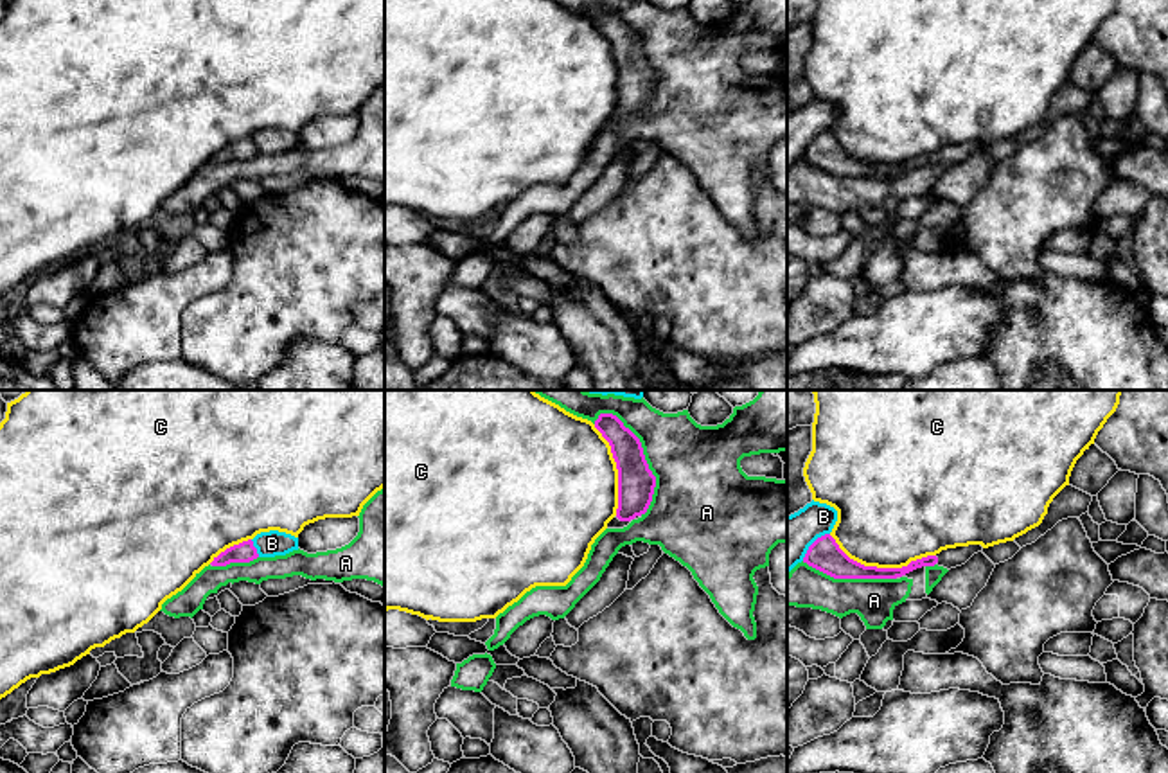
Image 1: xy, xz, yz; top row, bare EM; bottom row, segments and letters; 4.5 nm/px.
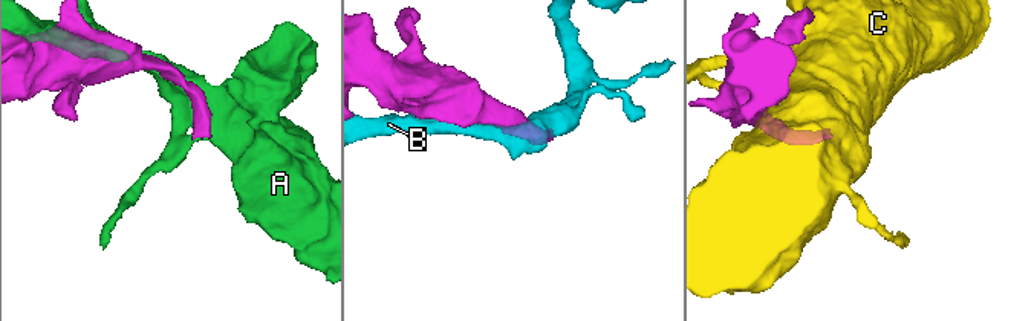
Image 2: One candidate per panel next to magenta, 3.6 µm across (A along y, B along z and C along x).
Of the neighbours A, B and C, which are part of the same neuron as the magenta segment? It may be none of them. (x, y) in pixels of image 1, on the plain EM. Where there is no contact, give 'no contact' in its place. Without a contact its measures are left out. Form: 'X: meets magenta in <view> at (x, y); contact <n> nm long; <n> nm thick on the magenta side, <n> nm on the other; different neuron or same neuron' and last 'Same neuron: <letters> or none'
A: meets magenta in xz at (644, 56); contact 500 nm long; 160 nm thick on the magenta side, 380 nm on the other; different neuron
B: meets magenta in xy at (256, 146); contact 90 nm long; 90 nm thick on the magenta side, 120 nm on the other; different neuron
C: meets magenta in yz at (881, 166); contact 480 nm long; 140 nm thick on the magenta side, 460 nm on the other; different neuron
Same neuron: none

